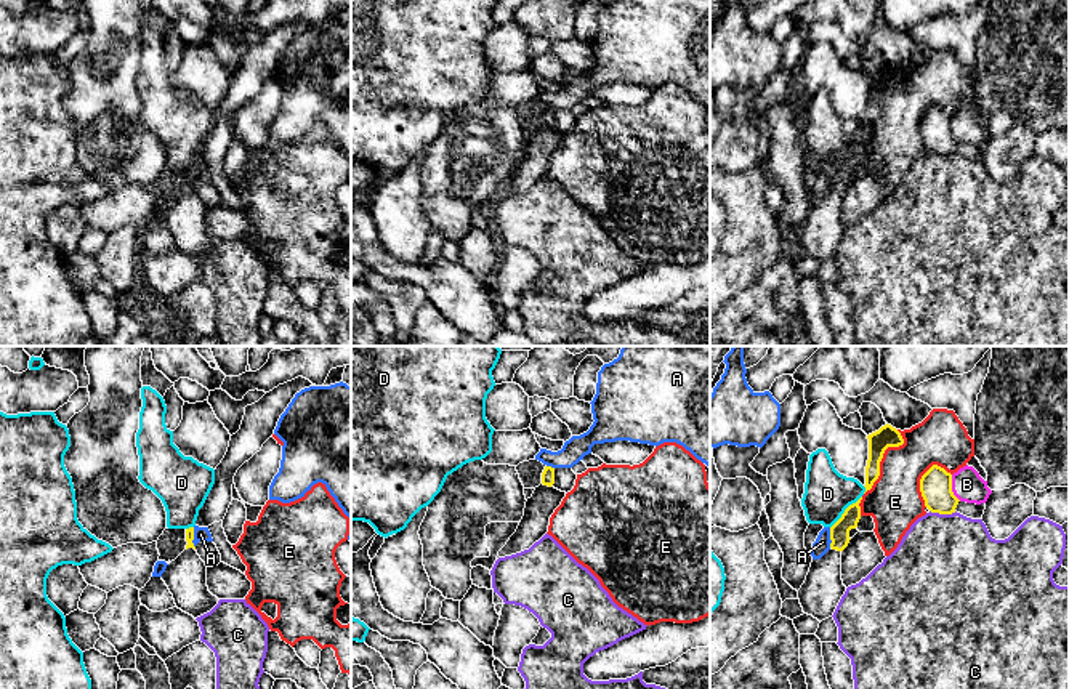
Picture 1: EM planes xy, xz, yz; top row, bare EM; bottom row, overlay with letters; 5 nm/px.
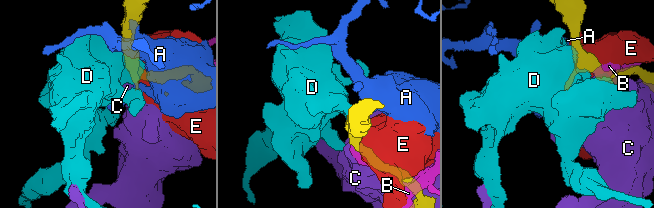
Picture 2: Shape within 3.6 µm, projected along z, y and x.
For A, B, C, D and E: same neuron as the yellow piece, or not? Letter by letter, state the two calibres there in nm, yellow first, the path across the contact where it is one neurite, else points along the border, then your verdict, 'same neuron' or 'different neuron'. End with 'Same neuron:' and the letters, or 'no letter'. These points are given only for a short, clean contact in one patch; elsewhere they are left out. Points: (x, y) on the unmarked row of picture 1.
A: 100 nm thick on the yellow side, 80 nm on the other; border along yz (829, 169), (830, 188); different neuron
B: 160 nm thick on the yellow side, 160 nm on the other; different neuron
C: 160 nm thick on the yellow side, 500 nm on the other; different neuron
D: 100 nm thick on the yellow side, 240 nm on the other; different neuron
E: 110 nm thick on the yellow side, 280 nm on the other; different neuron
Same neuron: no letter

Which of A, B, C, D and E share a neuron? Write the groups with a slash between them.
A / B / C / D / E

